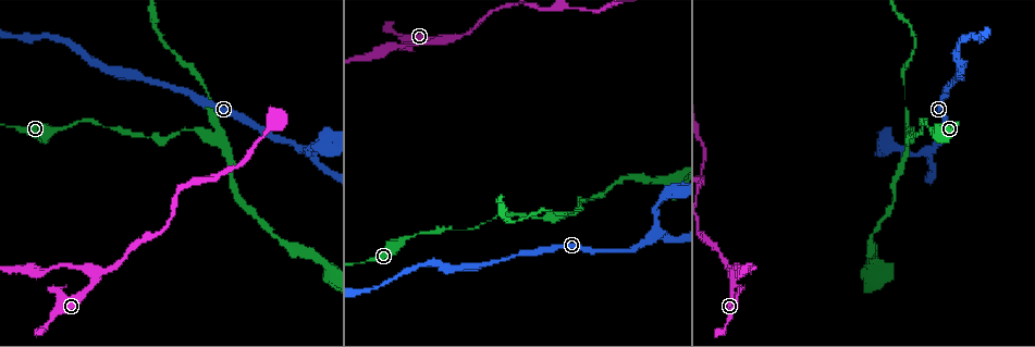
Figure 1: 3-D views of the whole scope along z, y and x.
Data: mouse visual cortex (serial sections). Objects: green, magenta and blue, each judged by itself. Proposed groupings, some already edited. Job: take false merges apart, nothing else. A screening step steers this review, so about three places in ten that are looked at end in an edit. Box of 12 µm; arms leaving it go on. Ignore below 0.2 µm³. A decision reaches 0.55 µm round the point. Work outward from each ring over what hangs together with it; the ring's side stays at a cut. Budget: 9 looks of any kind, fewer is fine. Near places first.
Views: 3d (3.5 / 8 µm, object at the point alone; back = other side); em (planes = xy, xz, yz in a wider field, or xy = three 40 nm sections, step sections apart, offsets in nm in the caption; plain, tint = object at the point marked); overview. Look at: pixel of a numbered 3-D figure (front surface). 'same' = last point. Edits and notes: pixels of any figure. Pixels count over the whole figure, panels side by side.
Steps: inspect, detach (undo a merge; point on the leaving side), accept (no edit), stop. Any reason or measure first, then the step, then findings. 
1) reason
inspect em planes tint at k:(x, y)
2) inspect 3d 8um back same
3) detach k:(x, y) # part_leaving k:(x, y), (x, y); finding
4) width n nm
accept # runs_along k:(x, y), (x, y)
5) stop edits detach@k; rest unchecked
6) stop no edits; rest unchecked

two arms in line, one across
inspect 3d 3.5um at 1:(910, 141)

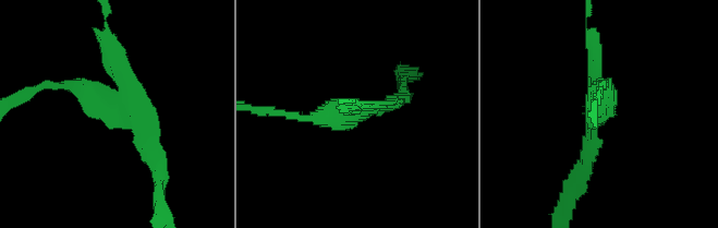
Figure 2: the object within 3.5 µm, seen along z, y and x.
shape alone is not enough
inspect em xy step 1 tint at 2:(105, 105)

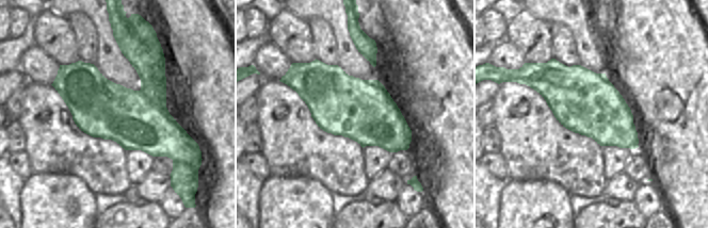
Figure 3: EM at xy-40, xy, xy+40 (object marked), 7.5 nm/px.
accept # all the same cell

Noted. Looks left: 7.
thick turns thin
inspect 3d 3.5um at 1:(542, 209)

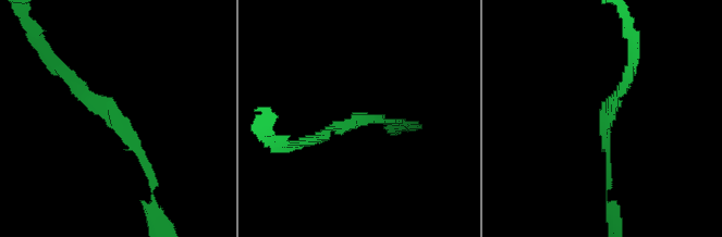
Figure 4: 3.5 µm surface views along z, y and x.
arm_widths 100, 150 nm; shape alone is not enough
inspect em planes tint at 4:(607, 128)

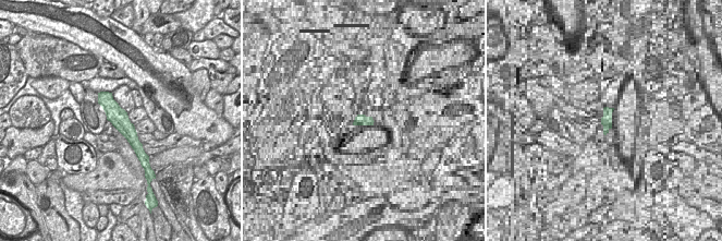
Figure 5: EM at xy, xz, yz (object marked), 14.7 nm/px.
accept # runs_along 5:(100, 95), (131, 134), (137, 151); one cell here

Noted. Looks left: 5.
calibre changes
inspect 3d 3.5um at 1:(324, 144)

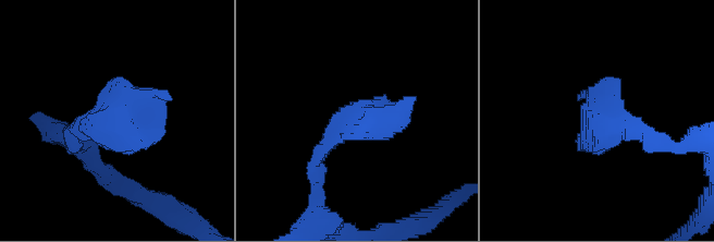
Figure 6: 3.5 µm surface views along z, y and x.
now the EM
inspect em xy step 1 tint at 6:(112, 121)

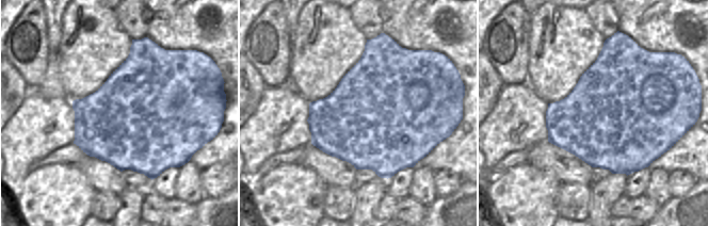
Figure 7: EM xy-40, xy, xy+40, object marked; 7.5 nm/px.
another direction
inspect em xy step 5 tint same

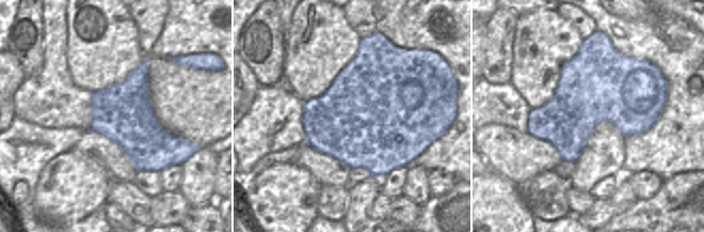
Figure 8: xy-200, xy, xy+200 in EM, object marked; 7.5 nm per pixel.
accept # runs_along 6:(317, 168), (344, 125), (388, 123), (401, 100); all the same cell

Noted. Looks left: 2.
a fork
inspect em xy step 5 tint at 1:(735, 278)

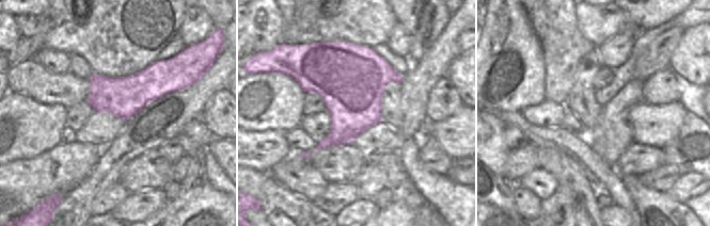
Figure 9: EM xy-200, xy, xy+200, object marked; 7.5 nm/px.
see where the arms go
inspect 3d 3.5um same

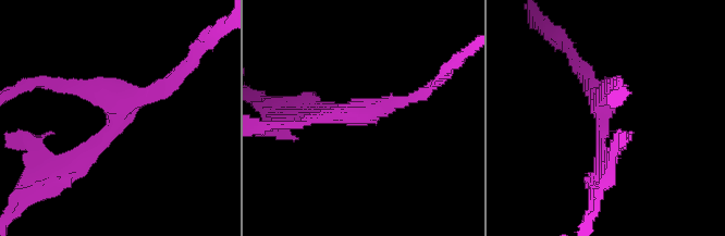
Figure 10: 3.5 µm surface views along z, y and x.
accept # runs_along 10:(74, 166), (127, 102), (179, 73); one cell here

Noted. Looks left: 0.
stop no edits; rest unchecked

